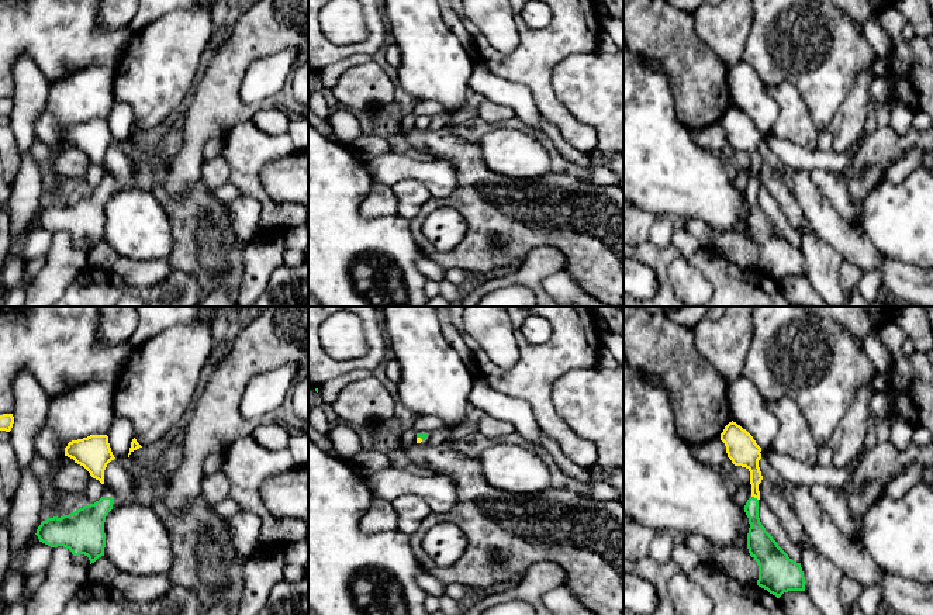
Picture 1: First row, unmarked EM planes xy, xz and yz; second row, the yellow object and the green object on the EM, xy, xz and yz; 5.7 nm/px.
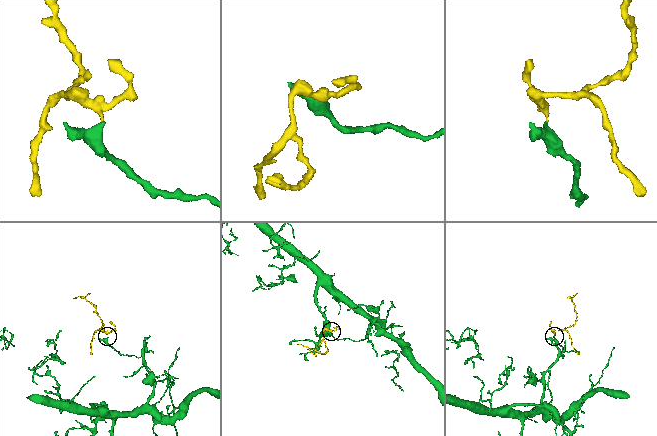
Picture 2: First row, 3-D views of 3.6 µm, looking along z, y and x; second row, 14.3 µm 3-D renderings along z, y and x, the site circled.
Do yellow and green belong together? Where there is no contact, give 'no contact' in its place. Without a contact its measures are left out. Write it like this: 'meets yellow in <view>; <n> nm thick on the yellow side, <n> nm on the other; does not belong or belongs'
meets yellow in yz; 140 nm thick on the yellow side, 140 nm on the other; belongs

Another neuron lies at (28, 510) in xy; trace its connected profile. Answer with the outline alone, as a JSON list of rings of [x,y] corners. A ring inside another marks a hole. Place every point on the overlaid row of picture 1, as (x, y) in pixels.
[[[27,370],[15,376],[13,387],[15,407],[13,411],[14,424],[10,431],[10,442],[15,450],[21,470],[21,481],[7,521],[11,560],[0,583],[0,600],[4,607],[14,602],[24,602],[28,576],[18,571],[15,564],[46,515],[45,481],[31,471],[30,464],[37,455],[34,446],[35,436],[41,431],[53,400]]]

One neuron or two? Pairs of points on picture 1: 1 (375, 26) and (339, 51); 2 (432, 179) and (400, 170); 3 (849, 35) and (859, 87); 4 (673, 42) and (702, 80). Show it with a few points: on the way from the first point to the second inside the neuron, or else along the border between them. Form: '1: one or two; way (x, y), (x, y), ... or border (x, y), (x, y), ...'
1: one; way (373, 37), (363, 47), (351, 49)
2: one; way (424, 170), (408, 170)
3: two; border (870, 62), (856, 78), (847, 96), (839, 104)
4: one; way (677, 52), (694, 71)

